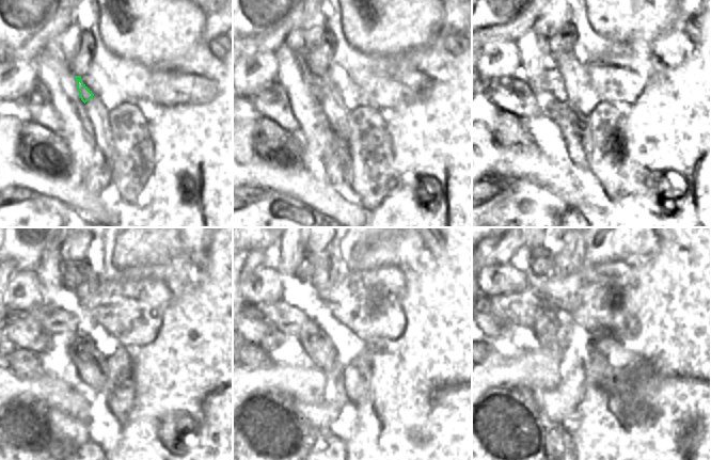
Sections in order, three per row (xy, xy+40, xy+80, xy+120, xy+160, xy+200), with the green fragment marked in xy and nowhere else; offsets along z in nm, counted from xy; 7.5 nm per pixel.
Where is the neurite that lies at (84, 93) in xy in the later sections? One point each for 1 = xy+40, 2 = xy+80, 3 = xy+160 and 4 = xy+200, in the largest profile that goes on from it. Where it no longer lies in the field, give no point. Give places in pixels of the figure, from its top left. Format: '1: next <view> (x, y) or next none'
1: next xy+40 (317, 81)
2: next xy+80 (551, 81)
3: next xy+160 (288, 319)
4: next xy+200 (512, 308)

